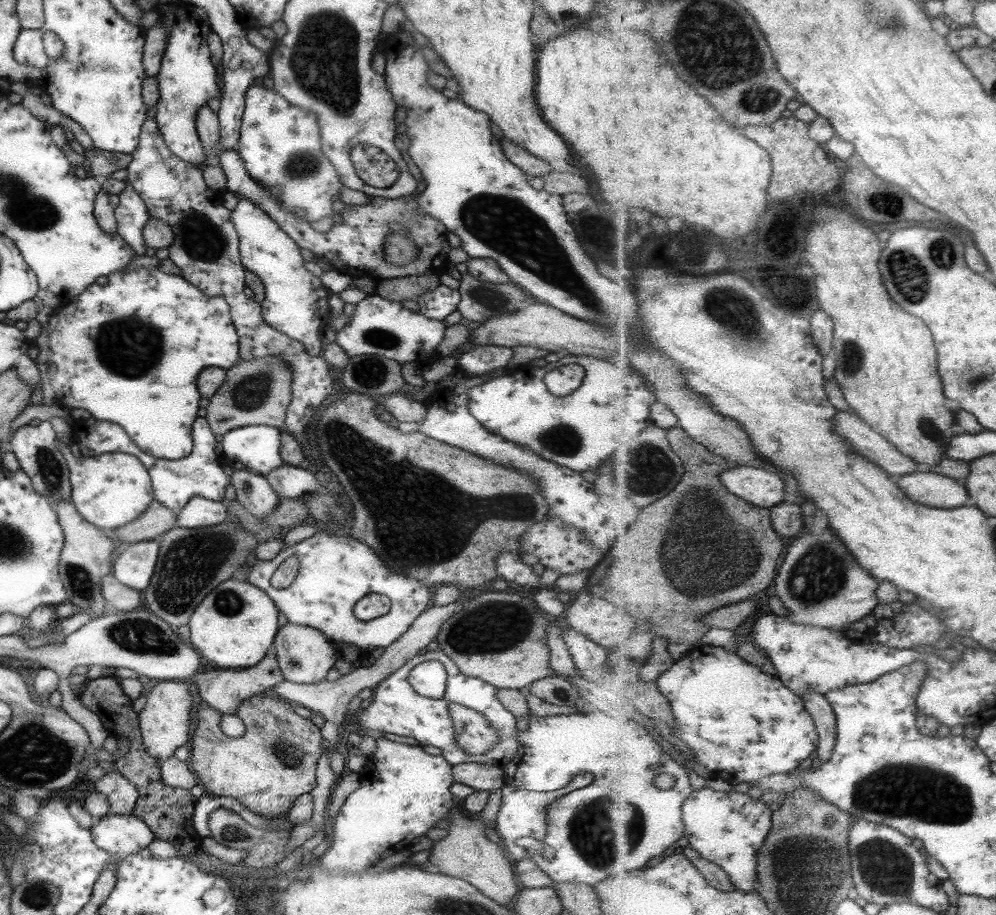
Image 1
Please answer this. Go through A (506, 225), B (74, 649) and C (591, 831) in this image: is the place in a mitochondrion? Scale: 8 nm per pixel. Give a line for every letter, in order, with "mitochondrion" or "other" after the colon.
A: mitochondrion
B: other
C: mitochondrion

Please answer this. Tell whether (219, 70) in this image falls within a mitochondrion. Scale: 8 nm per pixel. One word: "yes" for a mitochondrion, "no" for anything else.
no

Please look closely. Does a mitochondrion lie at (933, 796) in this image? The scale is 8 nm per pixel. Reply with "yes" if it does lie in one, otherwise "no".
yes

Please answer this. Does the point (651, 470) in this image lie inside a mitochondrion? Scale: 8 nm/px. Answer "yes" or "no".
yes

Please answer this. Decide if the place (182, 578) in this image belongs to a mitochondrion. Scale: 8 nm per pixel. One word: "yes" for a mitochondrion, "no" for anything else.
yes

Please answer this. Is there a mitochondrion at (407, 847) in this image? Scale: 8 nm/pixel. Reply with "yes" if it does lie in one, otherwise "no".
no

